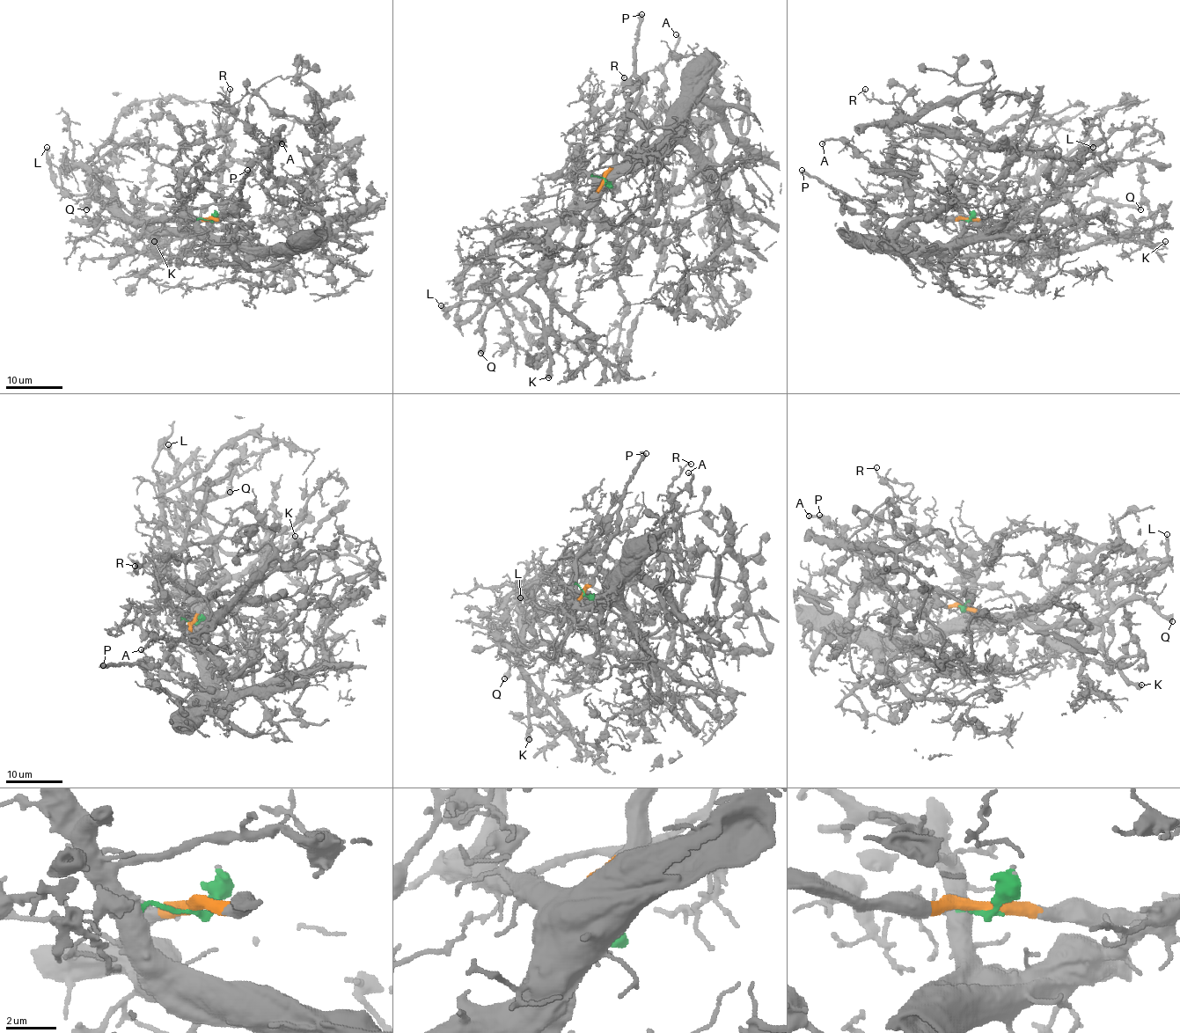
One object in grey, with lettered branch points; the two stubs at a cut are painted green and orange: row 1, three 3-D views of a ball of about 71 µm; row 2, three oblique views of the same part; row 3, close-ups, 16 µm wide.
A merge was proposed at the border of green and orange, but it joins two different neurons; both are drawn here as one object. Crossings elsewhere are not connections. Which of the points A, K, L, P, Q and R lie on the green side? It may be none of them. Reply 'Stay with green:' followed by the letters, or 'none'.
Stay with green: A, R

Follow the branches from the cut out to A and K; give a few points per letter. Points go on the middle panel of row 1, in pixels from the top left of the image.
A: (604, 179), (592, 175), (633, 164), (692, 101), (711, 103), (716, 118), (691, 121), (663, 103), (677, 34)
K: (604, 179), (587, 214), (576, 252), (567, 262), (553, 264), (523, 294), (542, 322), (548, 377)

